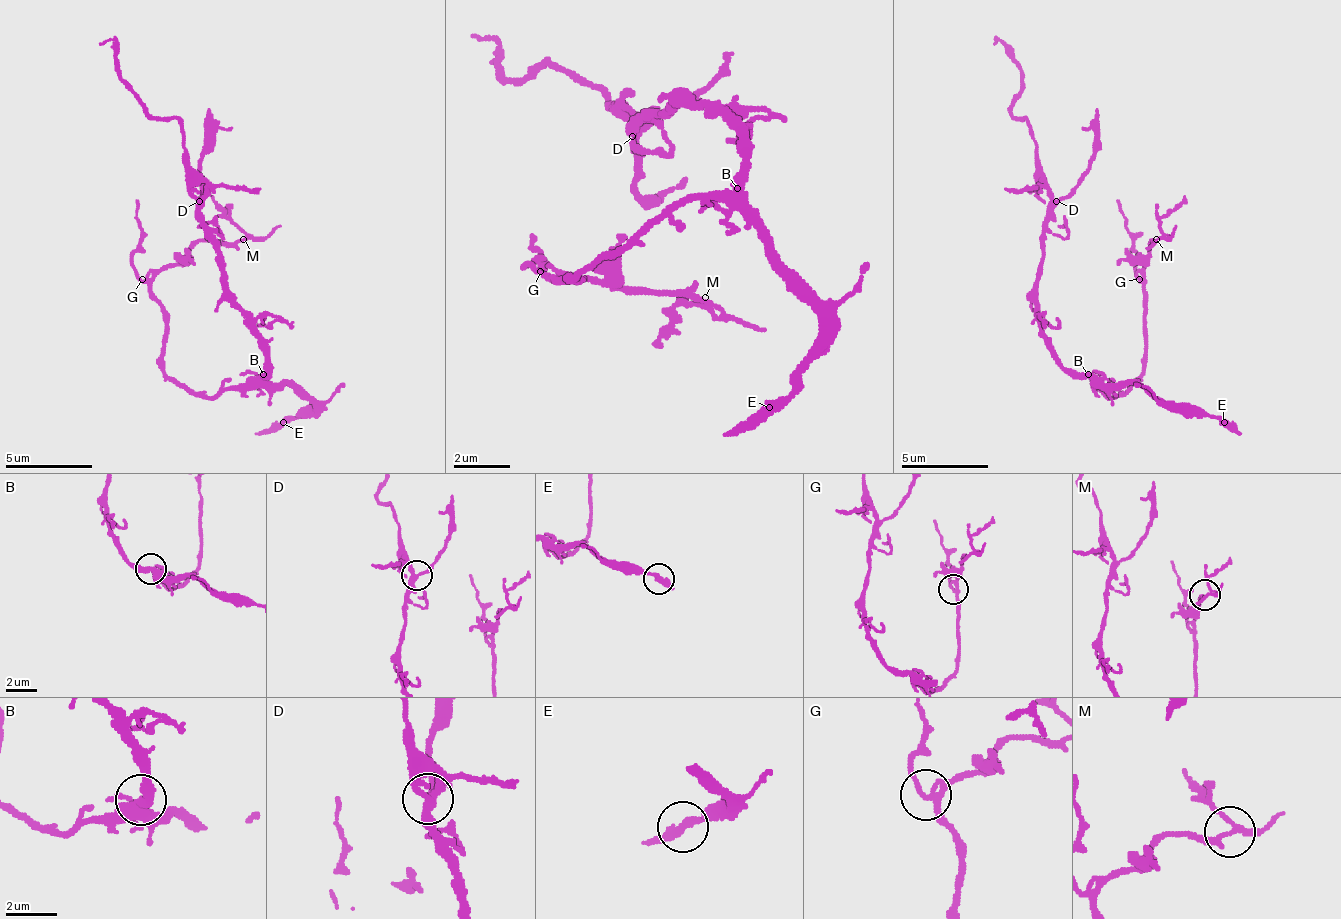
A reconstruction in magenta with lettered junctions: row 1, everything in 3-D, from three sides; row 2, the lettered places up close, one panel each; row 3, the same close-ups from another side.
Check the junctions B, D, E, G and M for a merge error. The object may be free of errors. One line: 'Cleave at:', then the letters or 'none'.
Cleave at: none

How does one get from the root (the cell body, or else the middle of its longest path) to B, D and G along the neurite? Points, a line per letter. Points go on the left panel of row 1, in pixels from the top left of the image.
B: (264, 362), (264, 375)
D: (264, 362), (264, 349), (251, 332), (251, 319), (229, 297), (229, 275), (220, 240), (203, 218), (199, 201)
G: (264, 362), (264, 371), (251, 384), (234, 384), (212, 397), (181, 389), (164, 371), (164, 305), (142, 279)

